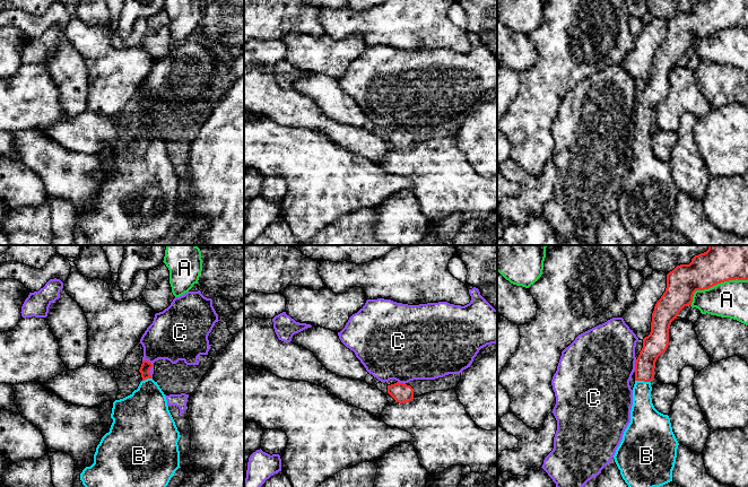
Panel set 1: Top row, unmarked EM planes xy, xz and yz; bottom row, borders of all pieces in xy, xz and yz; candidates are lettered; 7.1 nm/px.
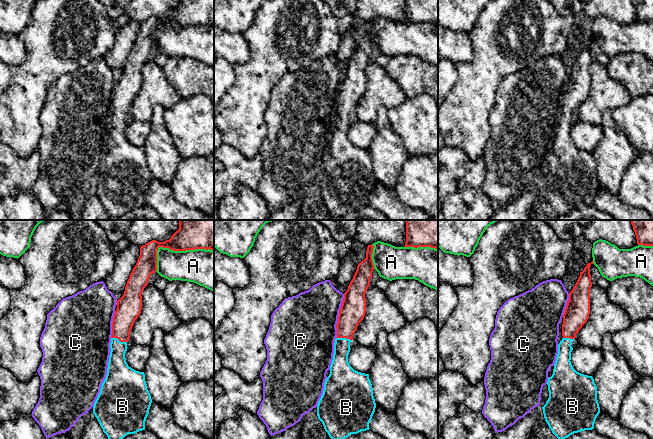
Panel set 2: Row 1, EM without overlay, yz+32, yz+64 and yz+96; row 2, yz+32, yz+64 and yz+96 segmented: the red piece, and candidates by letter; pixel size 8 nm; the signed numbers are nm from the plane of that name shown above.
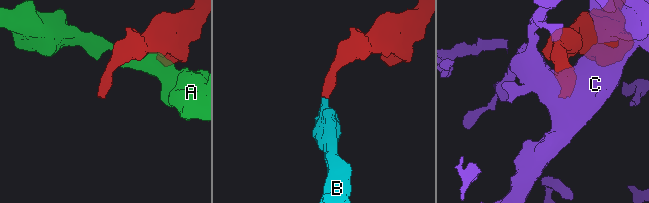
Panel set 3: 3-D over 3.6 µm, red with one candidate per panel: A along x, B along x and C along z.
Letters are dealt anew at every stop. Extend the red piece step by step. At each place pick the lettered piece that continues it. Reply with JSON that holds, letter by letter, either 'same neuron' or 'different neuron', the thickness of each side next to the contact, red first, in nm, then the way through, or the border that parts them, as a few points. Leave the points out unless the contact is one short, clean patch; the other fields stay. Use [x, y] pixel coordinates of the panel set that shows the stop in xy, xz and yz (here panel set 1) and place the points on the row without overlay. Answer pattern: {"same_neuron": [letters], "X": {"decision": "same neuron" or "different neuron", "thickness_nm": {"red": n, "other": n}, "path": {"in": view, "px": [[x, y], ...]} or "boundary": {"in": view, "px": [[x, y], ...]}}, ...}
{"same_neuron": ["B"], "A": {"decision": "different neuron", "thickness_nm": {"red": 240, "other": 260}}, "B": {"decision": "same neuron", "thickness_nm": {"red": 150, "other": 190}, "path": {"in": "yz", "px": [[653, 94], [644, 112], [643, 127], [643, 162]]}}, "C": {"decision": "different neuron", "thickness_nm": {"red": 70, "other": 320}}}

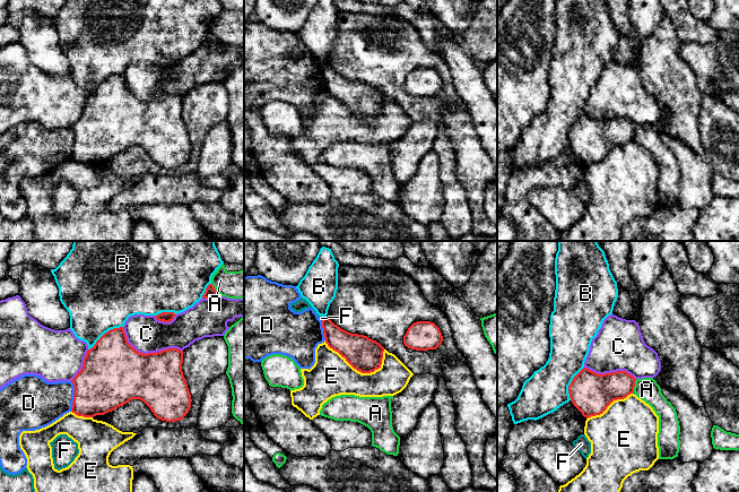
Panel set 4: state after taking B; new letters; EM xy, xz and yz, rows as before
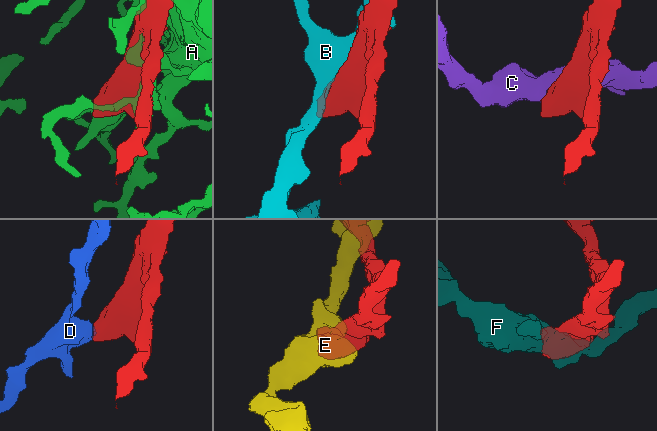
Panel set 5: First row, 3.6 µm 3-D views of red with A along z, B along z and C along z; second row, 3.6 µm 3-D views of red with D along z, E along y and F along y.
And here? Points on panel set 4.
{"same_neuron": [], "A": {"decision": "different neuron", "thickness_nm": {"red": 240, "other": 160}}, "B": {"decision": "different neuron", "thickness_nm": {"red": 400, "other": 460}}, "C": {"decision": "different neuron", "thickness_nm": {"red": 400, "other": 260}}, "D": {"decision": "different neuron", "thickness_nm": {"red": 400, "other": 320}, "boundary": {"in": "xy", "px": [[70, 128], [74, 134], [71, 157]]}}, "E": {"decision": "different neuron", "thickness_nm": {"red": 240, "other": 300}}, "F": {"decision": "different neuron", "thickness_nm": {"red": 170, "other": 40}, "boundary": {"in": "xz", "px": [[324, 65], [321, 67]]}}}

